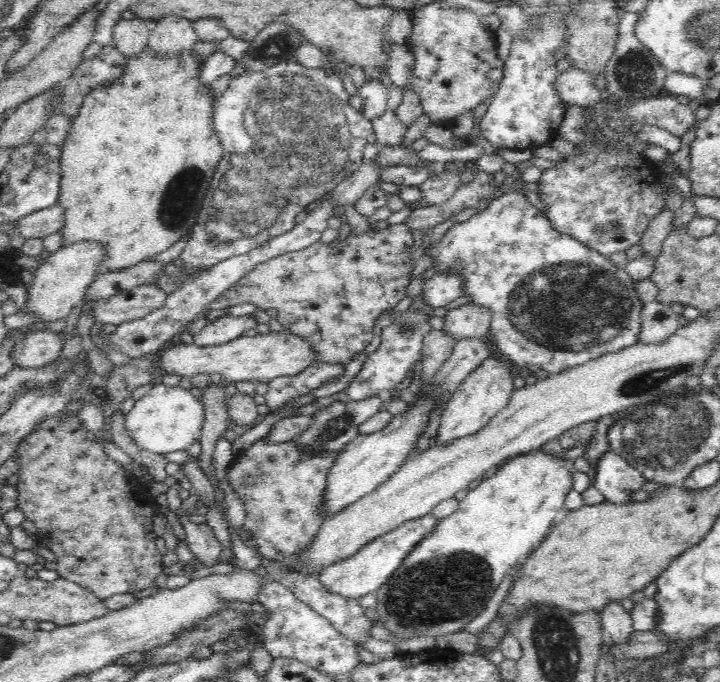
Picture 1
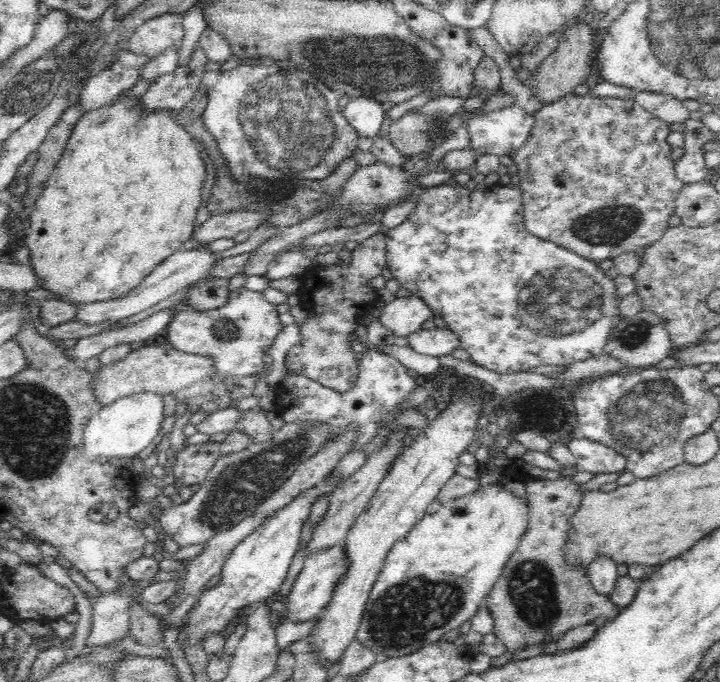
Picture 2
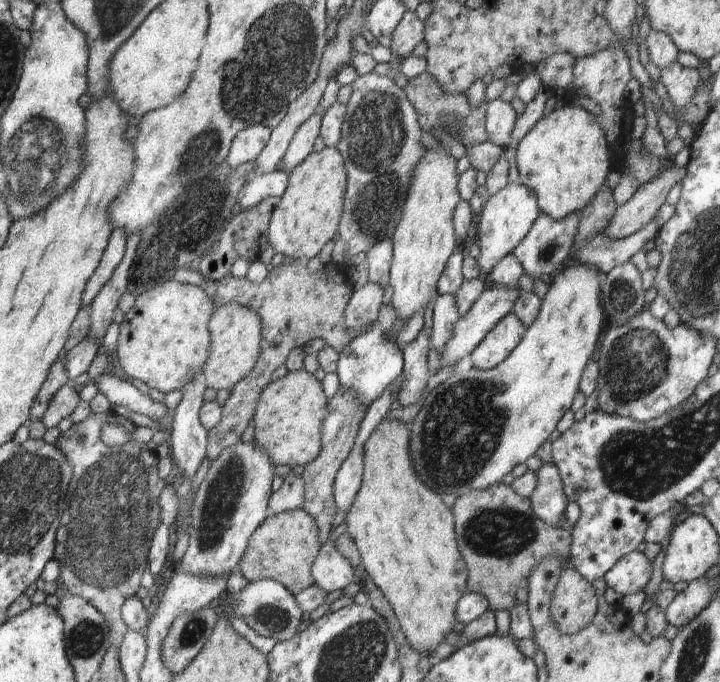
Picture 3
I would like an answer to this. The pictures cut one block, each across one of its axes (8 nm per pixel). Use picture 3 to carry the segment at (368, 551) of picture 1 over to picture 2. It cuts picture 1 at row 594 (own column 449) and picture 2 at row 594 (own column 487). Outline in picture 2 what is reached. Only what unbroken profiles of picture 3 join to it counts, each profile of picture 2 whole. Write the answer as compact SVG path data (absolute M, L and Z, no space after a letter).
M342 543L328 550L309 554L287 598L288 616L283 618L288 618L292 622L306 622L315 617L318 618L322 610L330 605L336 584L340 582L340 578L344 578L346 572L348 572L348 557L346 557L346 548Z

